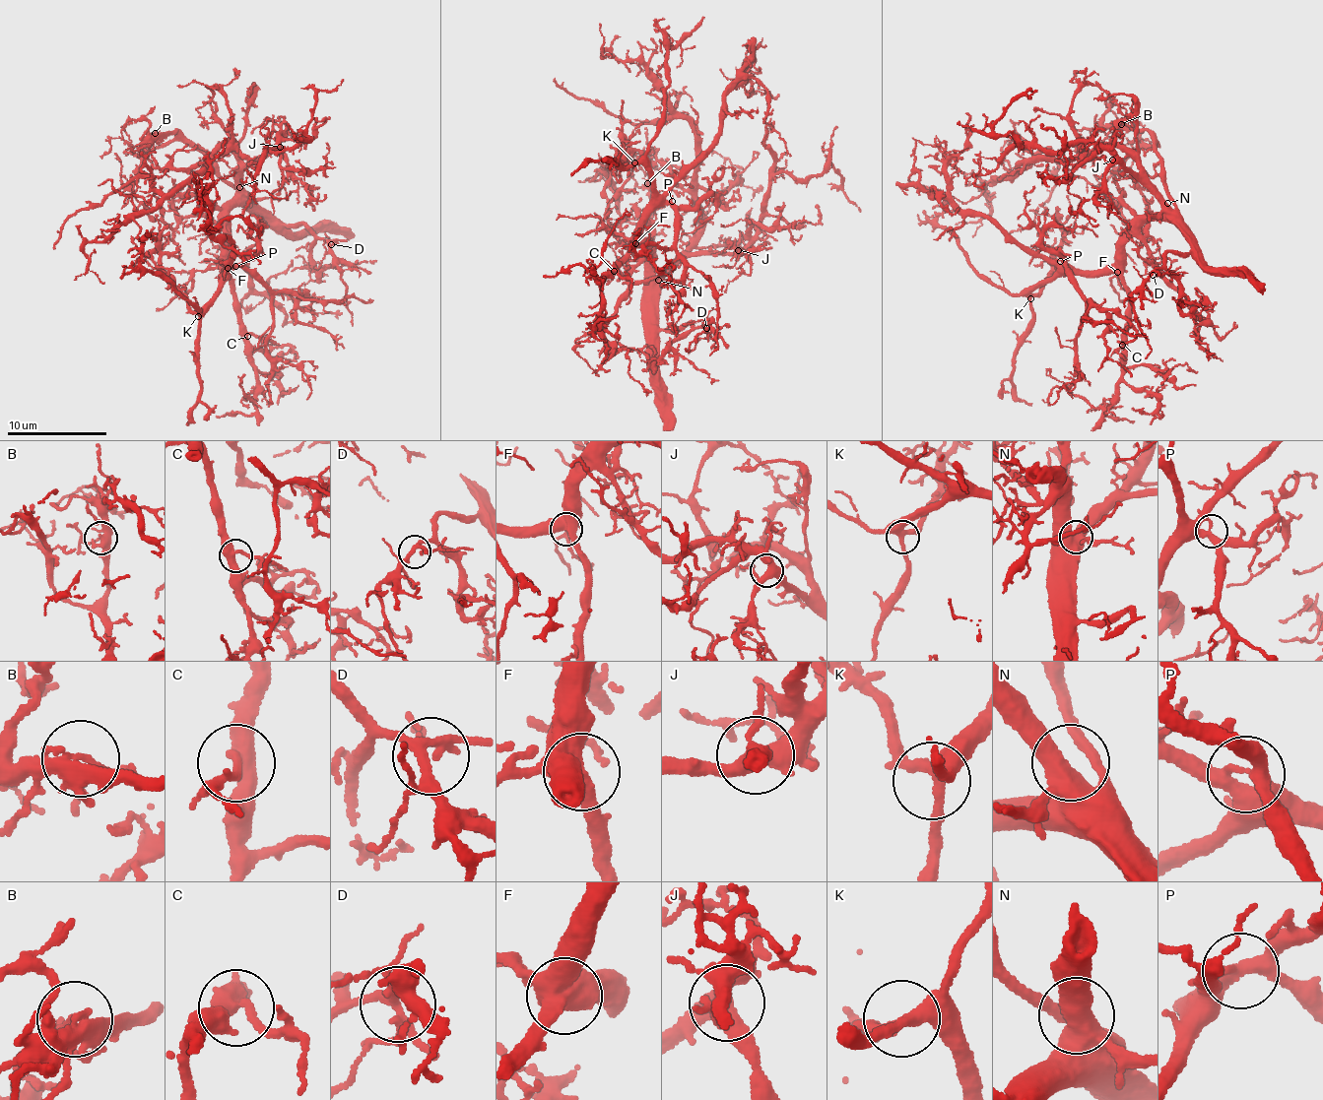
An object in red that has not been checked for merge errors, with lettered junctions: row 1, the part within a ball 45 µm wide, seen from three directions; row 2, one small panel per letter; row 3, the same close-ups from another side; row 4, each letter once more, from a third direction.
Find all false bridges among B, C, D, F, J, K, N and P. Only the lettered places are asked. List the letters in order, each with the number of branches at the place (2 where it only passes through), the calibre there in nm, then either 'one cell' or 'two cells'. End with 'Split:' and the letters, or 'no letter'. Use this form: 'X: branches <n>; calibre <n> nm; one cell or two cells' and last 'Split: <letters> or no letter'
B: branches 4; calibre 200 nm; one cell
C: branches 3; calibre 400 nm; one cell
D: branches 4; calibre 240 nm; one cell
F: branches 4; calibre 400 nm; one cell
J: branches 4; calibre 420 nm; one cell
K: branches 3; calibre 320 nm; one cell
N: branches 3; calibre 440 nm; one cell
P: branches 3; calibre 320 nm; one cell
Split: no letter

